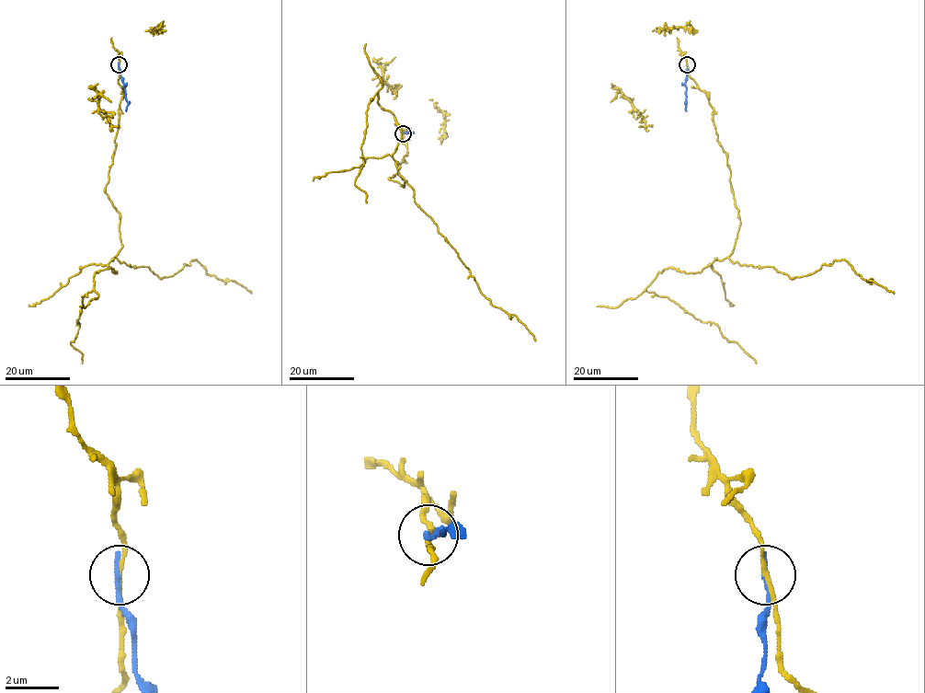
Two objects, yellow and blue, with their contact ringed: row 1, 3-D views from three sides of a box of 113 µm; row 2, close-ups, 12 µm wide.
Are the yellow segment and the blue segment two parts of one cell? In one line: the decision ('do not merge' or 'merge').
do not merge

